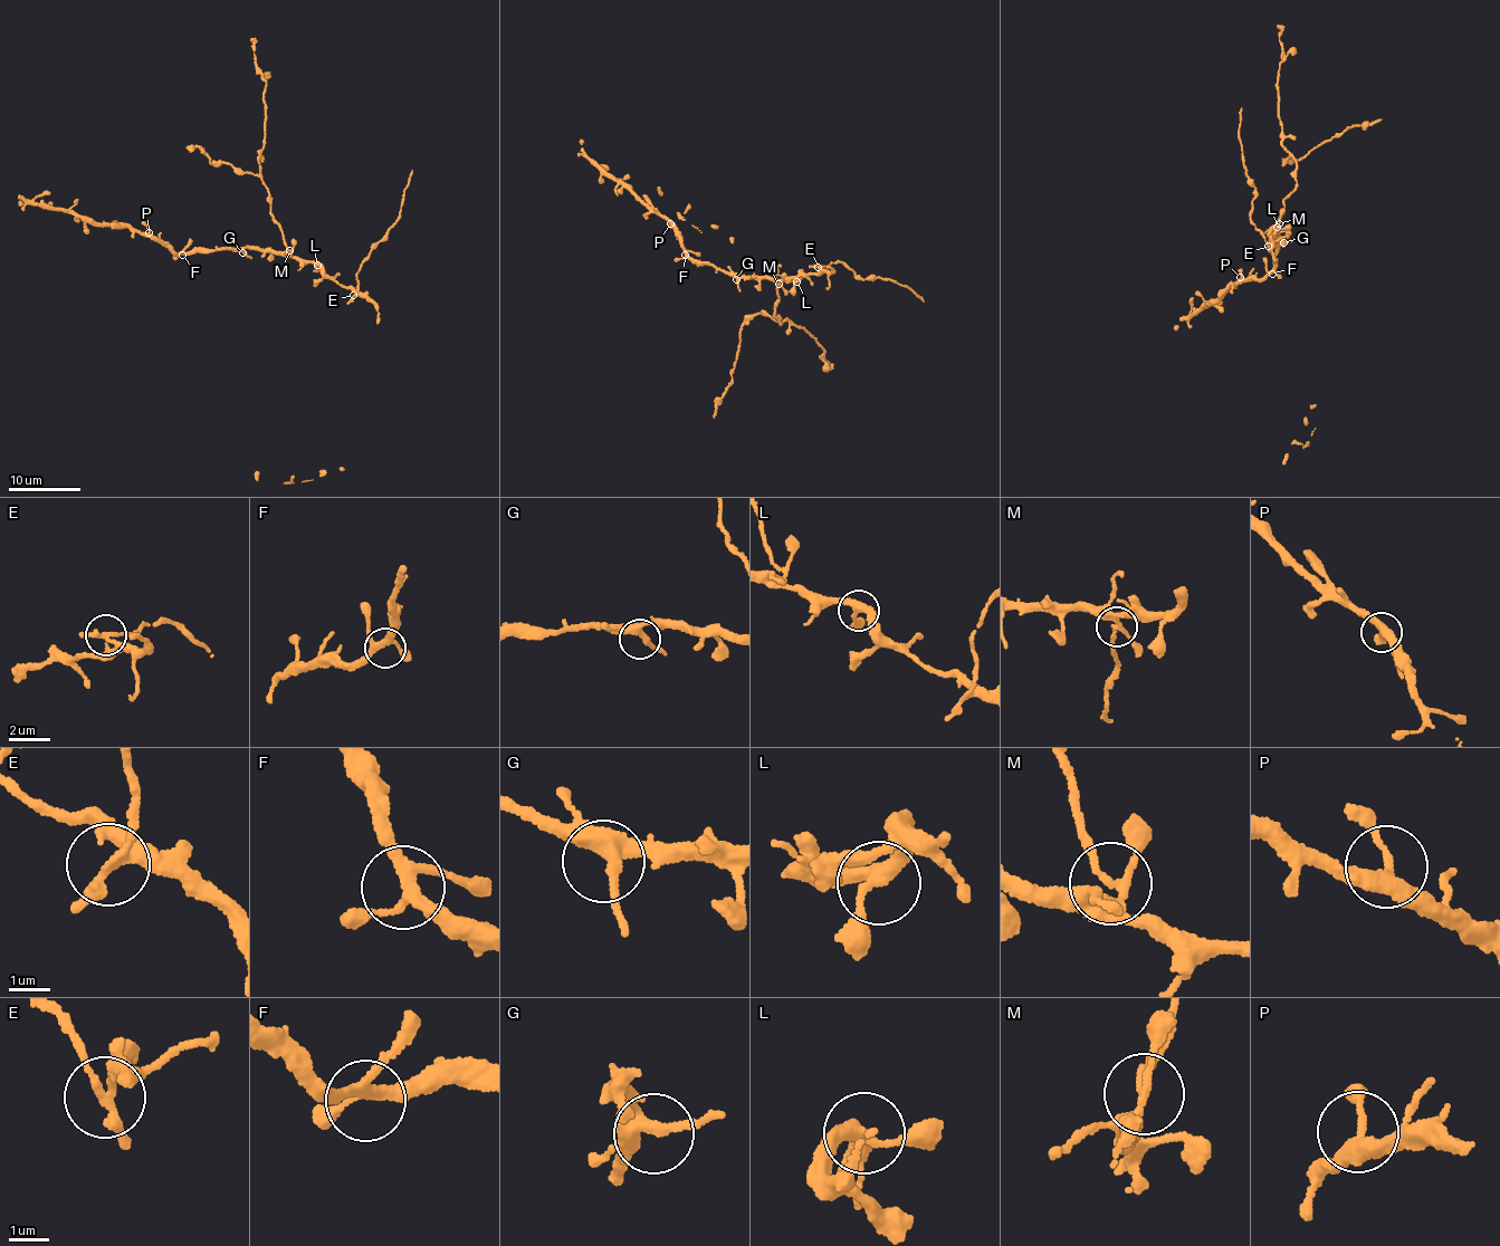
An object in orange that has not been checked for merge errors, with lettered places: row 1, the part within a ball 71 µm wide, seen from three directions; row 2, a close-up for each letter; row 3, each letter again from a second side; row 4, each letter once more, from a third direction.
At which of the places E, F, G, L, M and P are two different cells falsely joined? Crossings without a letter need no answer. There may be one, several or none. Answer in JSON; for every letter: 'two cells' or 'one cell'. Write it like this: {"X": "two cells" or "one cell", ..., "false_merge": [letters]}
{"E": "two cells", "F": "one cell", "G": "one cell", "L": "one cell", "M": "two cells", "P": "one cell", "false_merge": ["E", "M"]}

